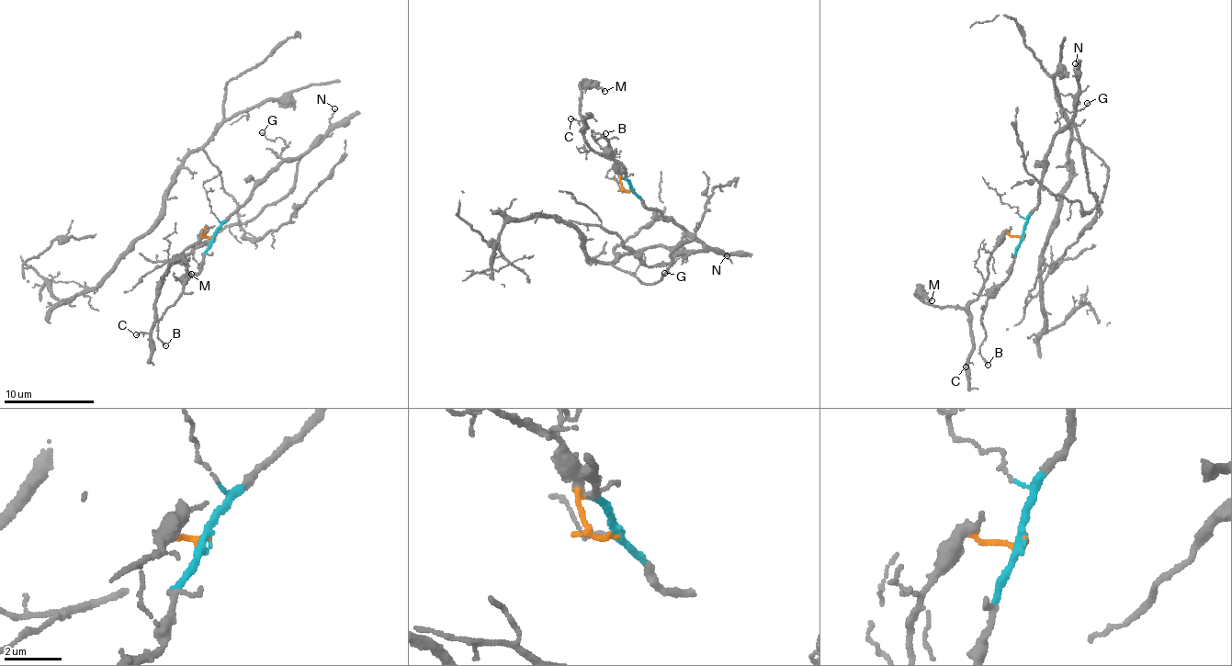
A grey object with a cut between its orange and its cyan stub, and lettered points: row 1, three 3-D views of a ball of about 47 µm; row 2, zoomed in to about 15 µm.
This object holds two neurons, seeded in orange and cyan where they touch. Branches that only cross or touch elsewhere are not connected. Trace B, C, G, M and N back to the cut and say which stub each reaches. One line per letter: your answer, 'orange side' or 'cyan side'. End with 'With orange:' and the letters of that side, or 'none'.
B: cyan side
C: orange side
G: cyan side
M: orange side
N: cyan side
With orange: C, M

